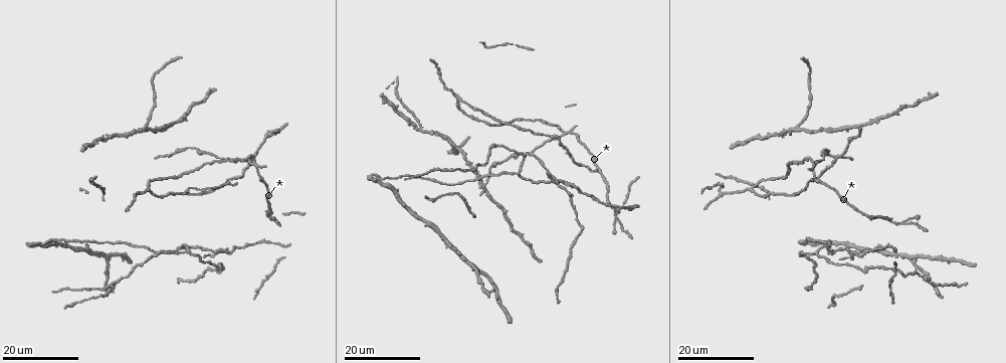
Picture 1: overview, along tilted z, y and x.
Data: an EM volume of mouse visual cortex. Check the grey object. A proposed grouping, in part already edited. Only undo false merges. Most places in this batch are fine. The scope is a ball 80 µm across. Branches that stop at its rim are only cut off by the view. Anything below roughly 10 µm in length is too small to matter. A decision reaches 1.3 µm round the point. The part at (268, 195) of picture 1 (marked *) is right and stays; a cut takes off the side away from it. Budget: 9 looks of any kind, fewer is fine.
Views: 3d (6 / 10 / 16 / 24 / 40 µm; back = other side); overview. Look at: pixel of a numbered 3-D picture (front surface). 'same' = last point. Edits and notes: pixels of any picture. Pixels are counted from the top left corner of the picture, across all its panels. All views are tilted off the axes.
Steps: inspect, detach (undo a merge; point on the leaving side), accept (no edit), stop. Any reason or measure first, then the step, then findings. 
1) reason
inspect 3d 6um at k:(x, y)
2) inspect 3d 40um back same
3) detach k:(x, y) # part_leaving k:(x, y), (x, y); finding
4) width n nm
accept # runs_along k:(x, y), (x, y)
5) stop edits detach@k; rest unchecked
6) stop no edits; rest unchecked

three-way junction
inspect 3d 16um at 1:(814, 165)

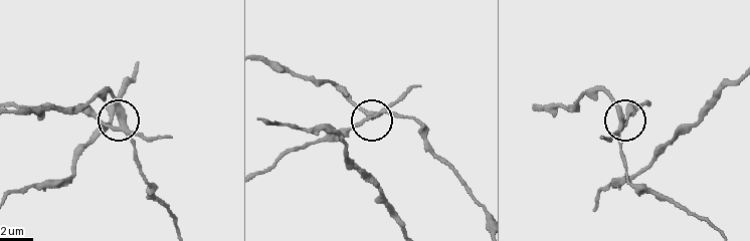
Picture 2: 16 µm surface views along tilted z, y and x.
zoom in
inspect 3d 6um at 2:(116, 129)

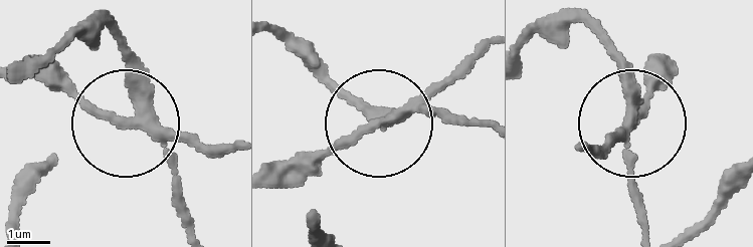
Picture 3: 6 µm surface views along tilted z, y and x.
detach 3:(93, 111) # part_leaving 3:(398, 112), (273, 166); a second neuron is stuck on

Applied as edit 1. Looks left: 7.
three arms meet
inspect 3d 16um at 1:(148, 191)

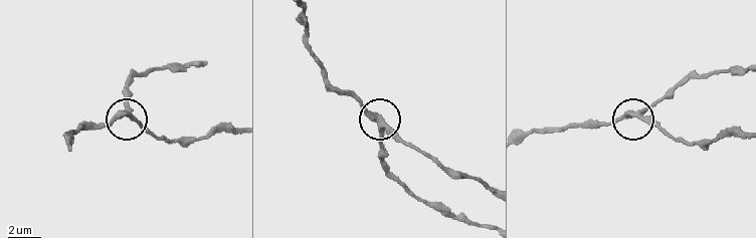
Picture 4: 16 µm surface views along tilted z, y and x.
inspect 3d 6um at 4:(639, 113)

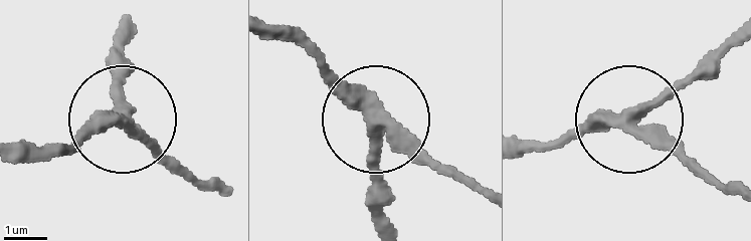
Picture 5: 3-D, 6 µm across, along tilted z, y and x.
arms 3
accept # runs_along 5:(137, 32), (128, 110), (179, 177); continuous, no second neuron

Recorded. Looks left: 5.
inspect 3d 24um at 1:(144, 125)

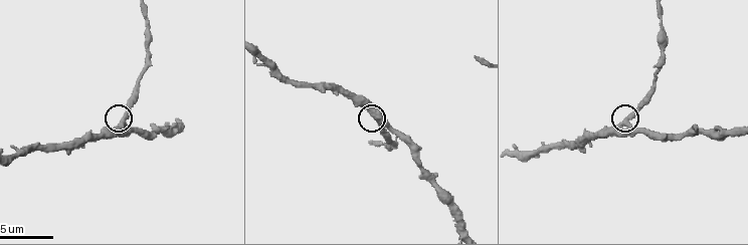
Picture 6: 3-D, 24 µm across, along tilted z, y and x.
zoom in
inspect 3d 10um at 6:(625, 123)

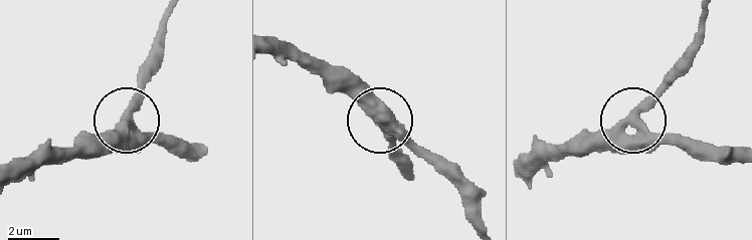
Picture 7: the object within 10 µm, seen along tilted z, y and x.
accept # all the same neuron

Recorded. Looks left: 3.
four-way junction
inspect 3d 16um at 1:(523, 155)

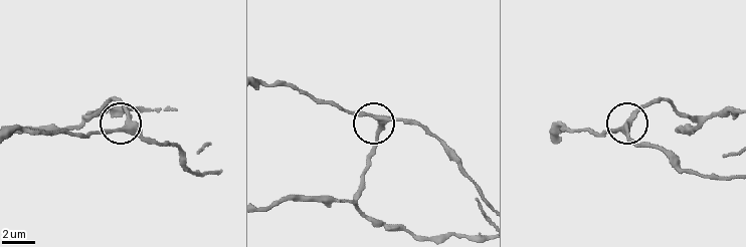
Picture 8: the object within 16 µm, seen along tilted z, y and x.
inspect 3d 6um at 8:(123, 128)

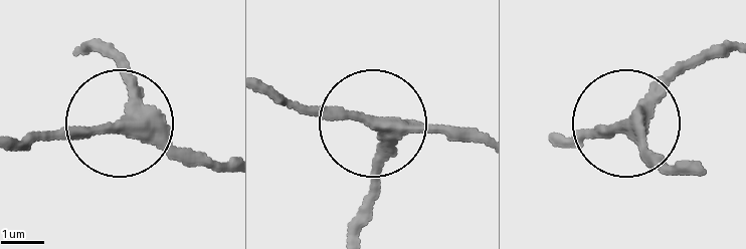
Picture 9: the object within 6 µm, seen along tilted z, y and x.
inspect 3d 6um back at 9:(123, 127)

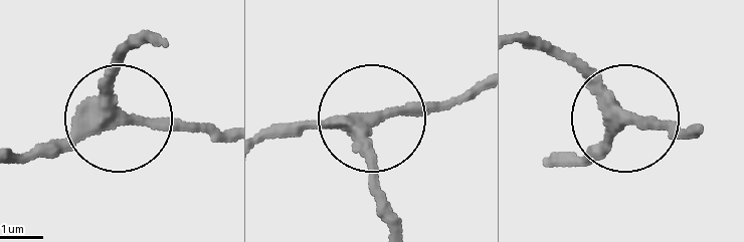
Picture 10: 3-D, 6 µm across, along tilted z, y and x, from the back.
width 300 nm
accept # runs_along 10:(523, 44), (583, 66), (624, 117), (674, 130); all the same neuron

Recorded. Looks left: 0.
stop edits detach@3; rest unchecked

